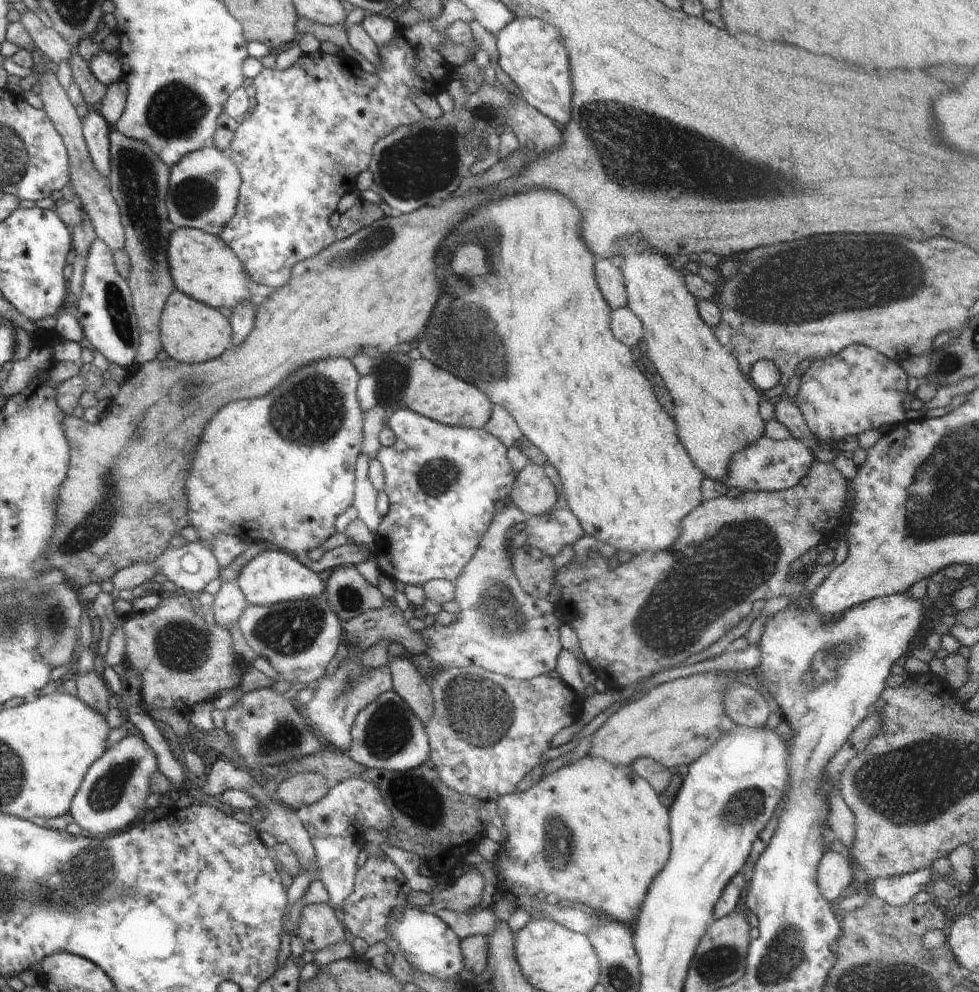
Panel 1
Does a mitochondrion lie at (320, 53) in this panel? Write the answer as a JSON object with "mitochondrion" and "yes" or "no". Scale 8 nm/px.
{"mitochondrion":"no"}

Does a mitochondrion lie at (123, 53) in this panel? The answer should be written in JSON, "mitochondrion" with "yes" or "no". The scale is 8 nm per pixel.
{"mitochondrion":"no"}

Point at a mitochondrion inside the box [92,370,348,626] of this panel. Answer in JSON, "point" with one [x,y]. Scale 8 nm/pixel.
{"point":[189,387]}

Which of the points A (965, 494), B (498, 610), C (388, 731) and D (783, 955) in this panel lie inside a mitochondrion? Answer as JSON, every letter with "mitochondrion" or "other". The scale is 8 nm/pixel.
{"A":"mitochondrion","B":"mitochondrion","C":"mitochondrion","D":"mitochondrion"}

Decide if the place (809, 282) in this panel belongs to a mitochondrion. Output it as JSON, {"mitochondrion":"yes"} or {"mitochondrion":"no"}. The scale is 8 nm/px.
{"mitochondrion":"yes"}

